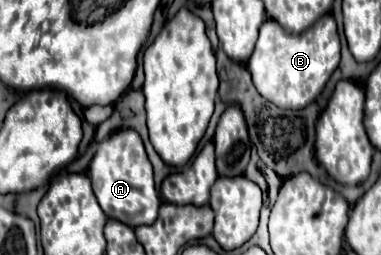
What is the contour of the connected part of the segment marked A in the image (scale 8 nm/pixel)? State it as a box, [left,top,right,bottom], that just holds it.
[88,129,160,227]

